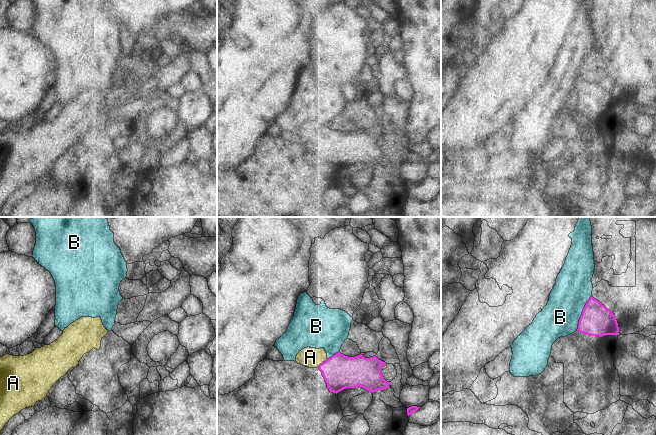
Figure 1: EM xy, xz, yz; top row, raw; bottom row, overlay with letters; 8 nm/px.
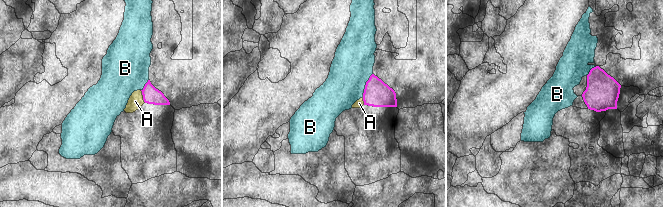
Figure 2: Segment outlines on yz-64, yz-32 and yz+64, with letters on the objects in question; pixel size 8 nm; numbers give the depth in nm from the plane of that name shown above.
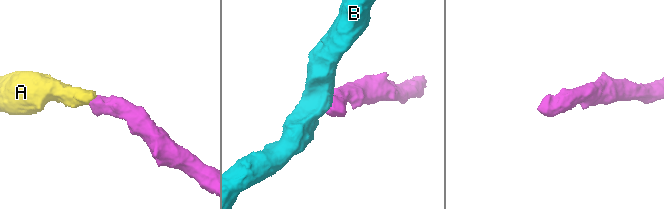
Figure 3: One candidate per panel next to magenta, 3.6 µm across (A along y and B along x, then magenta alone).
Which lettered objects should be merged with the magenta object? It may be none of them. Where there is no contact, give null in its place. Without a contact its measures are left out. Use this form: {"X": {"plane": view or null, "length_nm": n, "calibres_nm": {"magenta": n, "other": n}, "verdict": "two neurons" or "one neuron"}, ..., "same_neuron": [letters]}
{"A": {"plane": "xz", "length_nm": 100, "calibres_nm": {"magenta": 280, "other": 160}, "verdict": "one neuron"}, "B": {"plane": "yz", "length_nm": 300, "calibres_nm": {"magenta": 260, "other": 300}, "verdict": "two neurons"}, "same_neuron": ["A"]}

